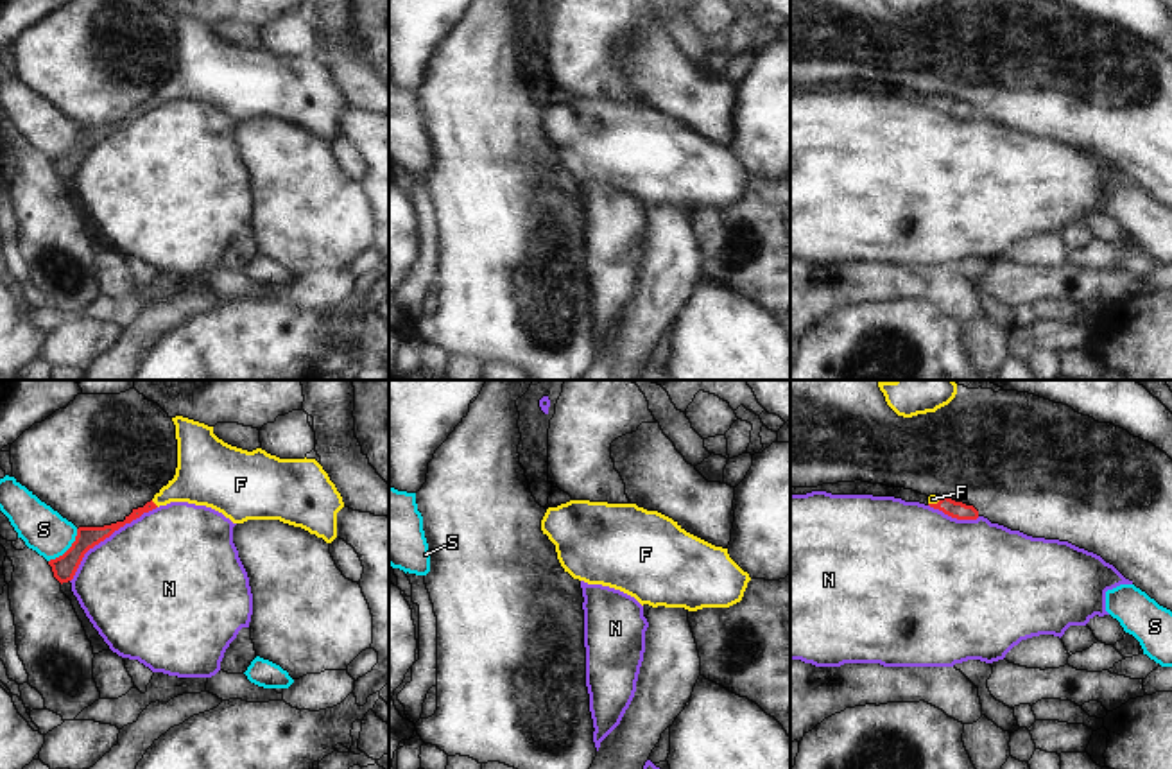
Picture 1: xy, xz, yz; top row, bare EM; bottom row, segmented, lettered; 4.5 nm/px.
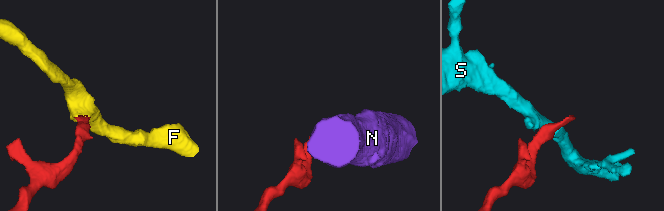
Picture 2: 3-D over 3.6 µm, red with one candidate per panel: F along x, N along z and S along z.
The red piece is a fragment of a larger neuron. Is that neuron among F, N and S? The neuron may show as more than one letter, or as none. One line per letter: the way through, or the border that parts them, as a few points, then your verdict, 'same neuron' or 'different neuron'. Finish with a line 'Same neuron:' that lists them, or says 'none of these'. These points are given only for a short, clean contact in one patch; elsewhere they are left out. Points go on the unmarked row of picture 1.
F: across xy (106, 129), (153, 101), (201, 76) | same neuron
N: different neuron
S: along xy (77, 128), (76, 138), (49, 160) | different neuron
Same neuron: F

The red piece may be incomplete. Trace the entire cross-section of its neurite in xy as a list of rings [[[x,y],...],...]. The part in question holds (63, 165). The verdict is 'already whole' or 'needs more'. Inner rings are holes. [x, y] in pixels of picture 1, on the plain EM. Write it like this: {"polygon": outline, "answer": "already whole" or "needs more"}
{"polygon": [[[183,14],[172,20],[177,38],[174,77],[124,120],[79,125],[72,145],[48,160],[61,183],[73,177],[90,147],[143,111],[170,100],[211,106],[233,122],[280,118],[326,142],[337,136],[337,111],[344,100],[315,57],[280,57],[262,47],[247,50],[219,38],[213,25]]], "answer": "needs more"}

